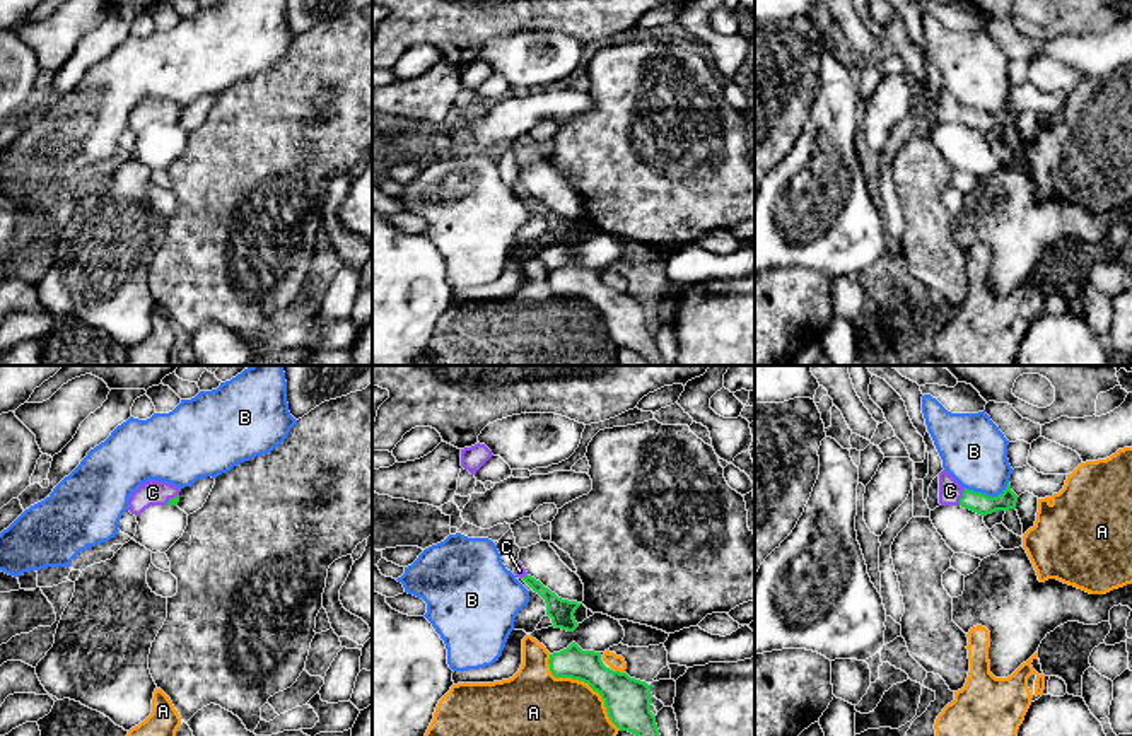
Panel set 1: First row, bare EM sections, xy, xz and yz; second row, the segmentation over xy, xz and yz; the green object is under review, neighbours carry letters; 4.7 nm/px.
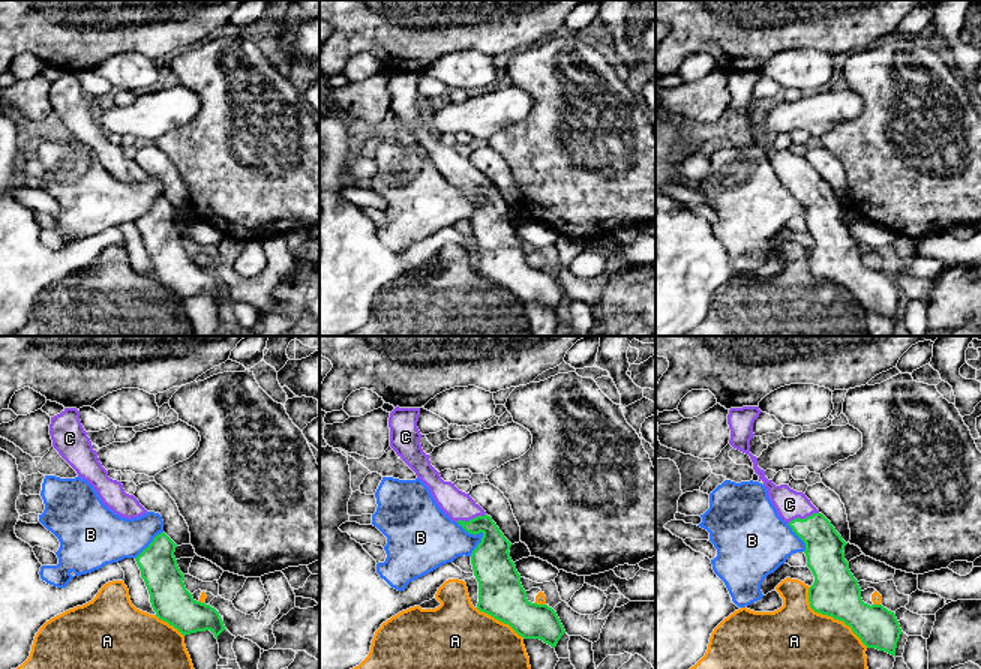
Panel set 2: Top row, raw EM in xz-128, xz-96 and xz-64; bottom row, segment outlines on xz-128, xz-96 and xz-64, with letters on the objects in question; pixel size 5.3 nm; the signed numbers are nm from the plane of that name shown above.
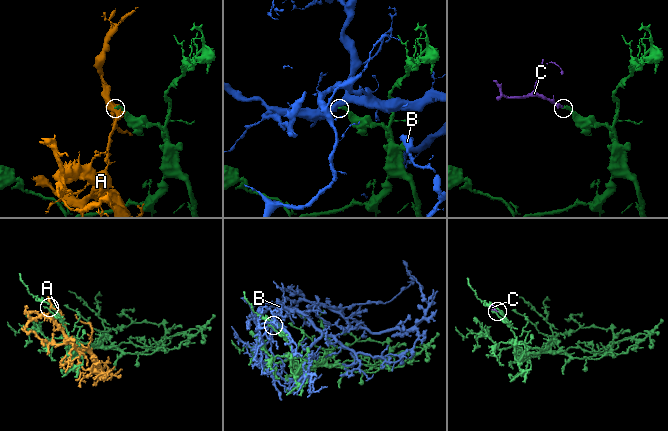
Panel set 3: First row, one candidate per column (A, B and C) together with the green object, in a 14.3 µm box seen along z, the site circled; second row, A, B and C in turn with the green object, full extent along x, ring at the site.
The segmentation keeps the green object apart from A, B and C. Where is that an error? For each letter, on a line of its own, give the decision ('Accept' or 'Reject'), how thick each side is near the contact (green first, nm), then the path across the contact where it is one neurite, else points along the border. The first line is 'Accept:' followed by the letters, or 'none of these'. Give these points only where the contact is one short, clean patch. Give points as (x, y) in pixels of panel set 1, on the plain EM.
Accept: C
A: Reject. Thickness 220 nm (green) against 480 nm
B: Reject. Thickness 100 nm (green) against 320 nm. Boundary: yz (1008, 99), (996, 113), (986, 113), (965, 105)
C: Accept. Thickness 100 nm (green) against 110 nm. Path across: yz (982, 122), (962, 115), (950, 108)

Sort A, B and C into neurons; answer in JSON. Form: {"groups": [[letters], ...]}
{"groups": [["A"], ["B"], ["C"]]}

